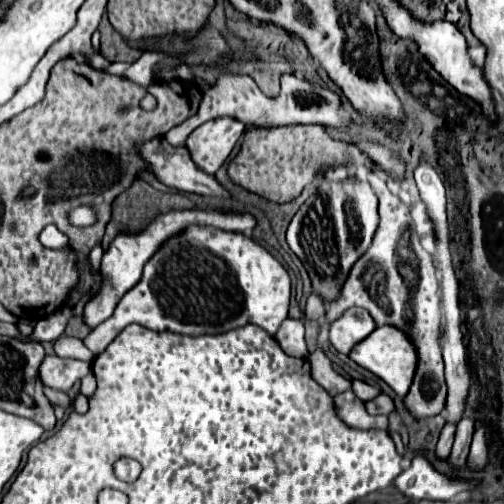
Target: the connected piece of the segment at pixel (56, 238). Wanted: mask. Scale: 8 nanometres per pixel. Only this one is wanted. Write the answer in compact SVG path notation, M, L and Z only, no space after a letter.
M52 224L42 230L40 242L42 242L46 248L52 248L52 250L64 250L64 248L70 246L68 236L62 234L62 232L60 232L56 226L52 226Z

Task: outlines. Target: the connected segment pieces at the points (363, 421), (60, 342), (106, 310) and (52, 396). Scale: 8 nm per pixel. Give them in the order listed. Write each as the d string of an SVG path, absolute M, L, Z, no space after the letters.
M352 390L334 396L334 402L336 402L340 418L348 426L362 428L362 430L368 430L368 428L388 430L388 416L372 416L372 414L368 414L364 404L356 398L356 394Z
M60 336L54 342L54 352L60 358L78 358L78 360L92 360L94 354L82 344L80 338L68 338L68 336Z
M192 208L192 210L168 210L168 212L160 212L158 216L154 216L150 220L150 224L142 232L136 232L136 234L132 234L132 232L130 234L128 232L120 232L112 240L112 244L108 246L108 250L102 256L104 286L102 286L100 294L84 306L84 314L82 314L84 324L90 326L90 328L94 328L100 322L104 322L114 312L118 300L140 280L144 264L156 252L156 248L160 248L162 242L168 240L170 236L182 232L188 224L212 224L212 226L218 226L218 228L224 228L224 230L244 233L246 230L251 230L256 226L256 220L249 213L223 212L222 210L212 208L206 208L206 210L200 210L200 208Z
M44 388L44 394L46 394L46 398L48 398L52 404L60 404L62 408L68 408L68 406L70 406L70 398L68 398L66 392L62 392L62 390Z

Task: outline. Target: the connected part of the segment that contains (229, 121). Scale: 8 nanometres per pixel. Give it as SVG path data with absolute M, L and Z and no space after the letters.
M220 116L198 126L186 140L194 164L206 174L216 174L240 140L244 128L244 122L230 116Z

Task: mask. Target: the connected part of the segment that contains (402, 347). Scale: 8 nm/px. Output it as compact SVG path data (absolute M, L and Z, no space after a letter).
M380 326L376 328L368 338L364 338L358 346L354 346L354 350L350 352L350 358L360 364L362 368L374 372L376 376L380 376L398 396L406 396L416 366L418 366L418 352L416 346L412 344L412 340L408 338L408 334L404 334L400 328L396 326Z

